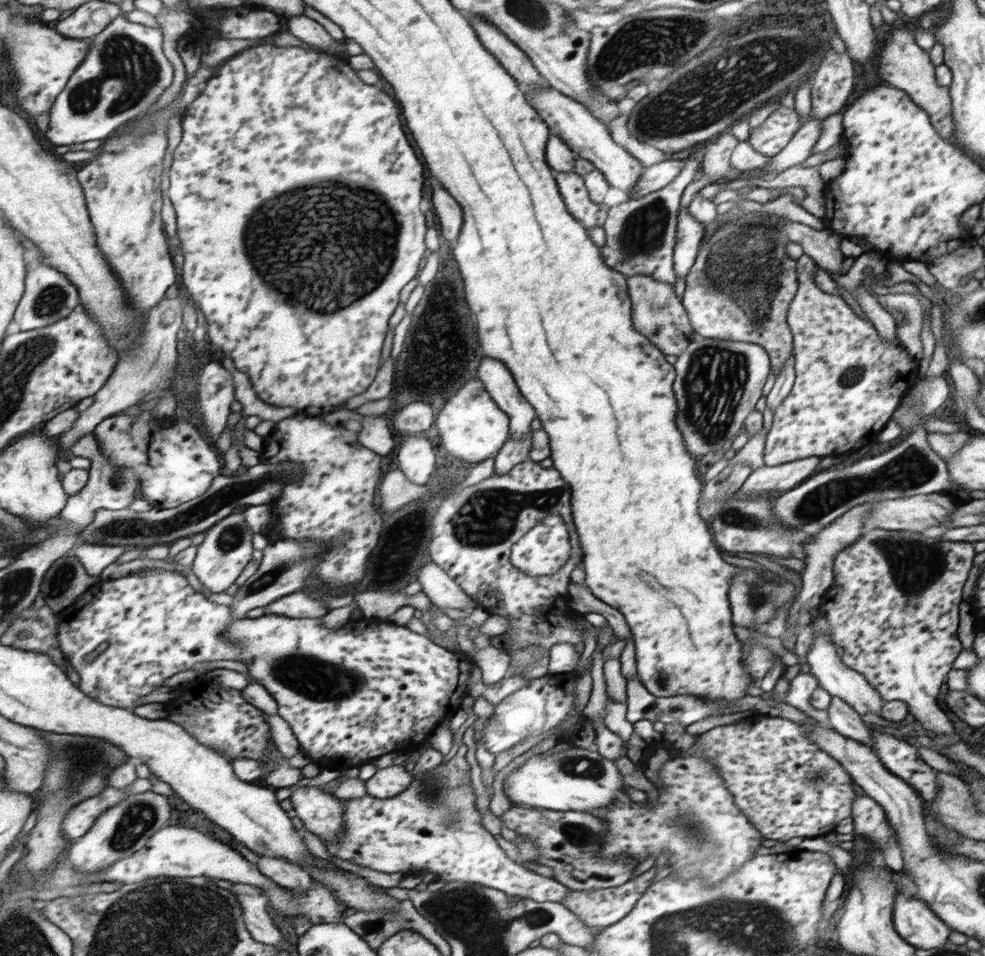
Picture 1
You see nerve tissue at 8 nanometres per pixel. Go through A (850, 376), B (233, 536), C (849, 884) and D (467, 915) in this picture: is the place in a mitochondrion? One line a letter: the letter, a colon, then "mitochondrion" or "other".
A: mitochondrion
B: mitochondrion
C: other
D: mitochondrion

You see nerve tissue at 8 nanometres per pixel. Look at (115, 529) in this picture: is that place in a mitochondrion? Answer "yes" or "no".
yes

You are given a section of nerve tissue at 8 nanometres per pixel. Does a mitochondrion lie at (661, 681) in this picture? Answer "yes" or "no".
no

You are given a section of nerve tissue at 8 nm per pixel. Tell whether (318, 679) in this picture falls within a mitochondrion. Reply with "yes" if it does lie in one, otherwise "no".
yes

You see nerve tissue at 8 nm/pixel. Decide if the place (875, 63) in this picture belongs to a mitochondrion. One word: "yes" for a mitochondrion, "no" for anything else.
no

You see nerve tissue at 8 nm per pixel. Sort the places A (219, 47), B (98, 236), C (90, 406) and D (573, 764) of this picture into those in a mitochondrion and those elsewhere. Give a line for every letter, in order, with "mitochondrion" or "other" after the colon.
A: other
B: other
C: other
D: mitochondrion

